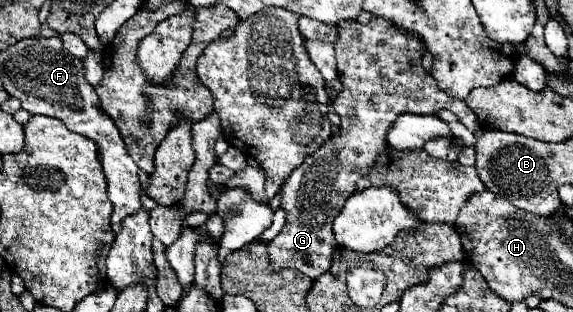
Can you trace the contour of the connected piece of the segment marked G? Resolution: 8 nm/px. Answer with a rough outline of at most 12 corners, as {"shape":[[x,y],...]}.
{"shape":[[376,17],[340,21],[342,117],[286,179],[274,271],[328,271],[332,219],[398,115],[450,109],[424,45]]}

